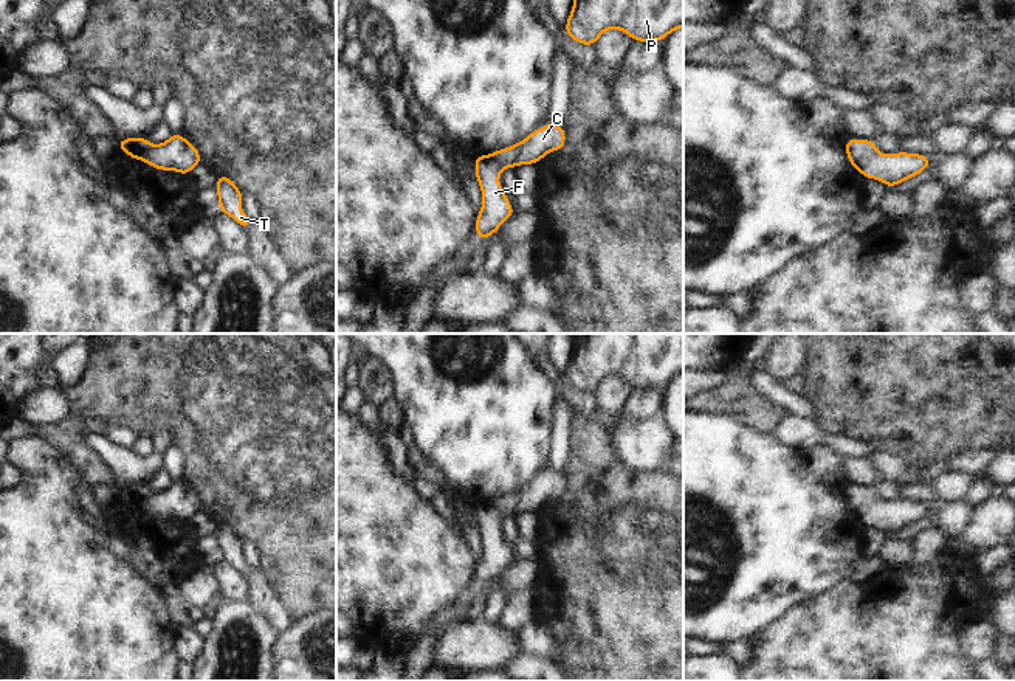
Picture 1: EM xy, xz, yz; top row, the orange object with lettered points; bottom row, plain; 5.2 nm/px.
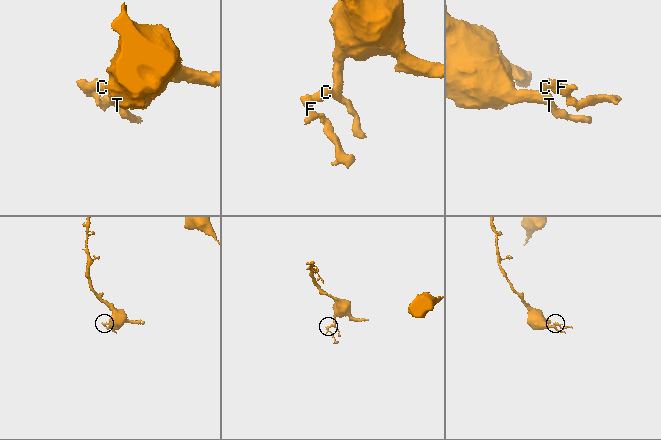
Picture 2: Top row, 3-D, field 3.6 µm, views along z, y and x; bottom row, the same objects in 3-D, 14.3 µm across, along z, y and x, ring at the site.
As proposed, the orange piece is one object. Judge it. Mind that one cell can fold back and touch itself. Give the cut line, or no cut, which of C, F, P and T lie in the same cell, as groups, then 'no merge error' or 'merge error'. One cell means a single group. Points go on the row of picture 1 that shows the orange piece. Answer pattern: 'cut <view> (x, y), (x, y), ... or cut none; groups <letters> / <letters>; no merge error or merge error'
cut none; groups C F P T; no merge error

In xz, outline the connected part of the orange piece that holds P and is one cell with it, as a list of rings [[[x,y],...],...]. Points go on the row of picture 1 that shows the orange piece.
[[[573,0],[564,25],[586,47],[606,29],[620,29],[635,42],[660,42],[683,28],[683,0]]]

